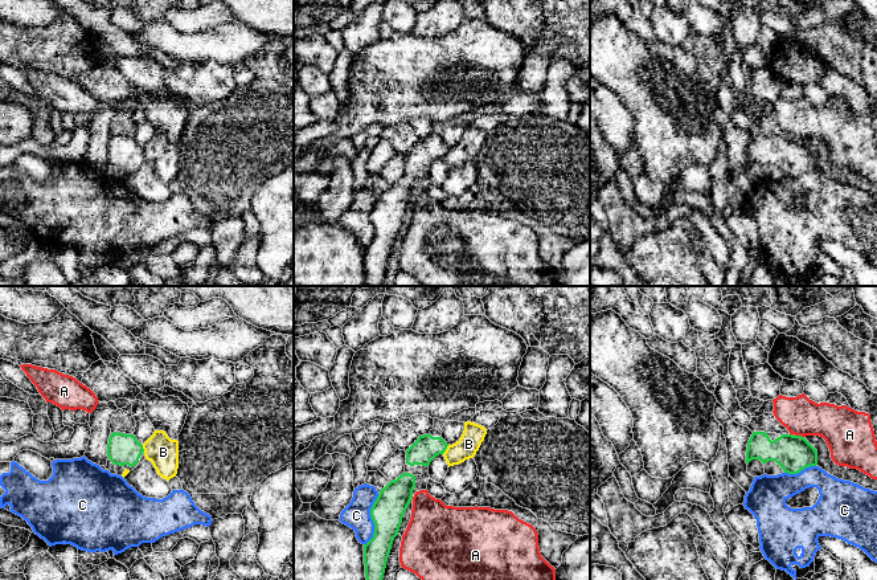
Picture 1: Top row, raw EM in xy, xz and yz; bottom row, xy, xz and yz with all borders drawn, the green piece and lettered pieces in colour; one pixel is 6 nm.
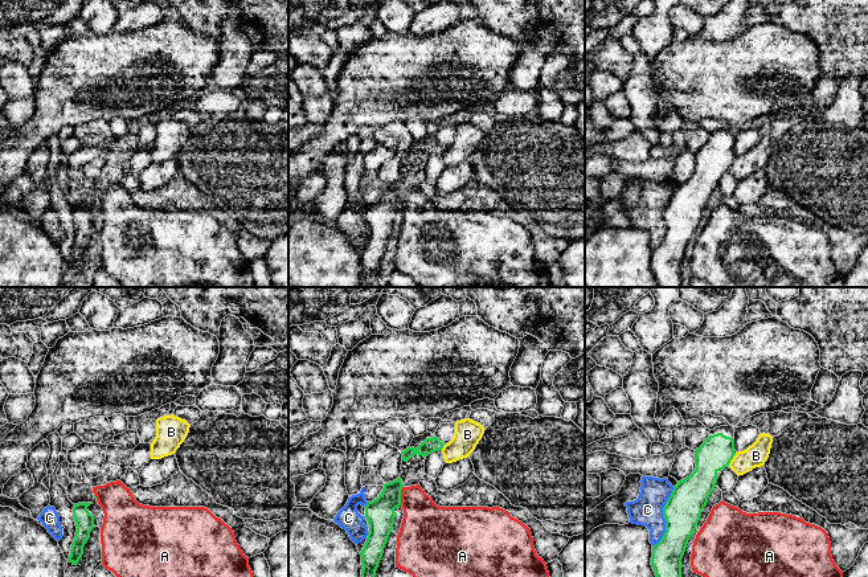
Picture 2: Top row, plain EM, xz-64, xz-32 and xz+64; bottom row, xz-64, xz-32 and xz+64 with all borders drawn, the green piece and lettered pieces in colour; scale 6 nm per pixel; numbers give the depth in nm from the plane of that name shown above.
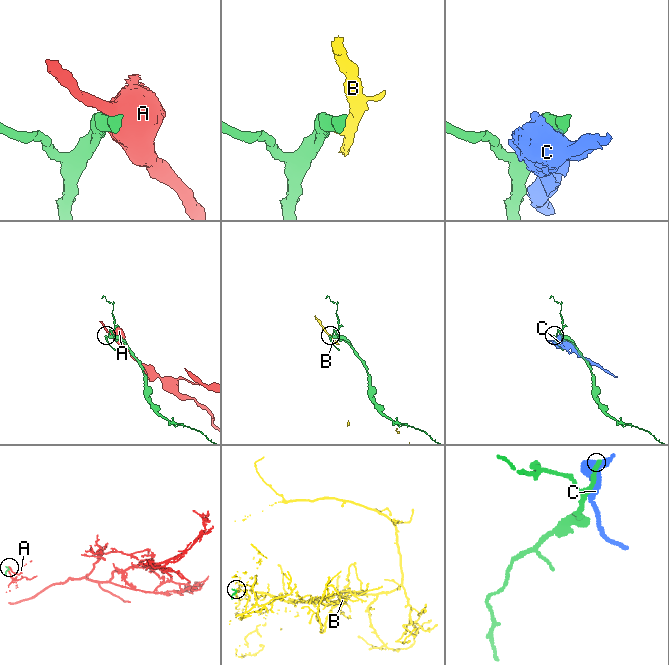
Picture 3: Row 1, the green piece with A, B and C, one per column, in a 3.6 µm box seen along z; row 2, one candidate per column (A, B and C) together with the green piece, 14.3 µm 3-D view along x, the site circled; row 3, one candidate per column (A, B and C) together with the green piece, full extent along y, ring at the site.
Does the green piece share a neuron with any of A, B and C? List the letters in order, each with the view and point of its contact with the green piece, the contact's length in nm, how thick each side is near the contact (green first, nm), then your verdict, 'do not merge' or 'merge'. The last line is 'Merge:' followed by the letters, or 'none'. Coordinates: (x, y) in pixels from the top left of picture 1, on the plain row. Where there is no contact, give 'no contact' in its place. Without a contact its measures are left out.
A: contact yz (799, 139); length 60 nm; calibres 220 and 240 nm; do not merge
B: contact xz (446, 151); length 70 nm; calibres 160 and 140 nm; do not merge
C: contact xz (372, 223); length 320 nm; calibres 200 and 160 nm; do not merge
Merge: none

